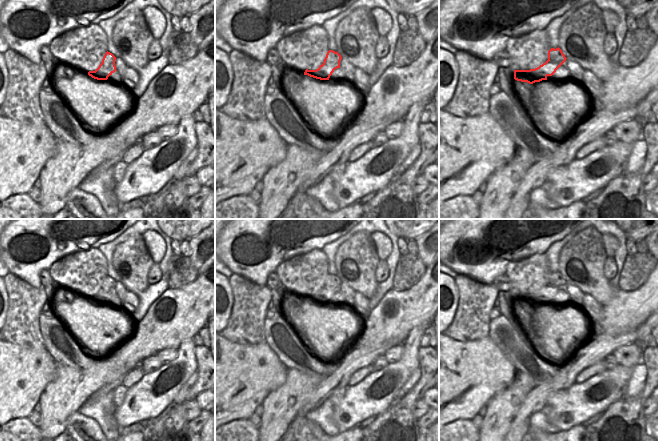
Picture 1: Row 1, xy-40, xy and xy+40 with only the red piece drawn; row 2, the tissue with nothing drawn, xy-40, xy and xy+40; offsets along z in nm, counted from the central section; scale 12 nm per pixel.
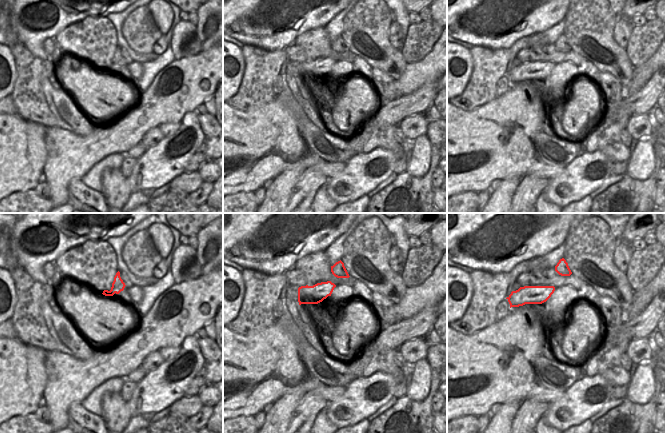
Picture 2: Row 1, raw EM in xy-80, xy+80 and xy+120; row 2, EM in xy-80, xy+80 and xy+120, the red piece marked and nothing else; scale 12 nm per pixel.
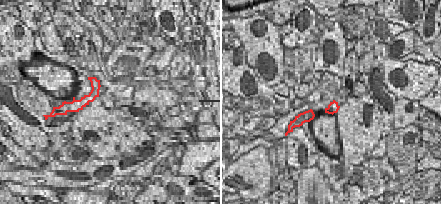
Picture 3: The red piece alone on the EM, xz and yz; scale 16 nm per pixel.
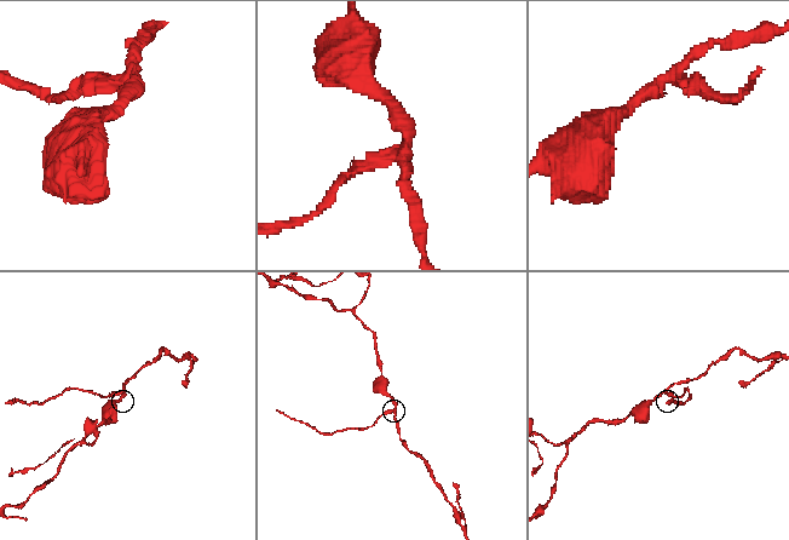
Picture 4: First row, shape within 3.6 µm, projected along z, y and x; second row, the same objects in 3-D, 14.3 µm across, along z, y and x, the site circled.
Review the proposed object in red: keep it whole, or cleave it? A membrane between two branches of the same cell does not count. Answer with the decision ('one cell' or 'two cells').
one cell

